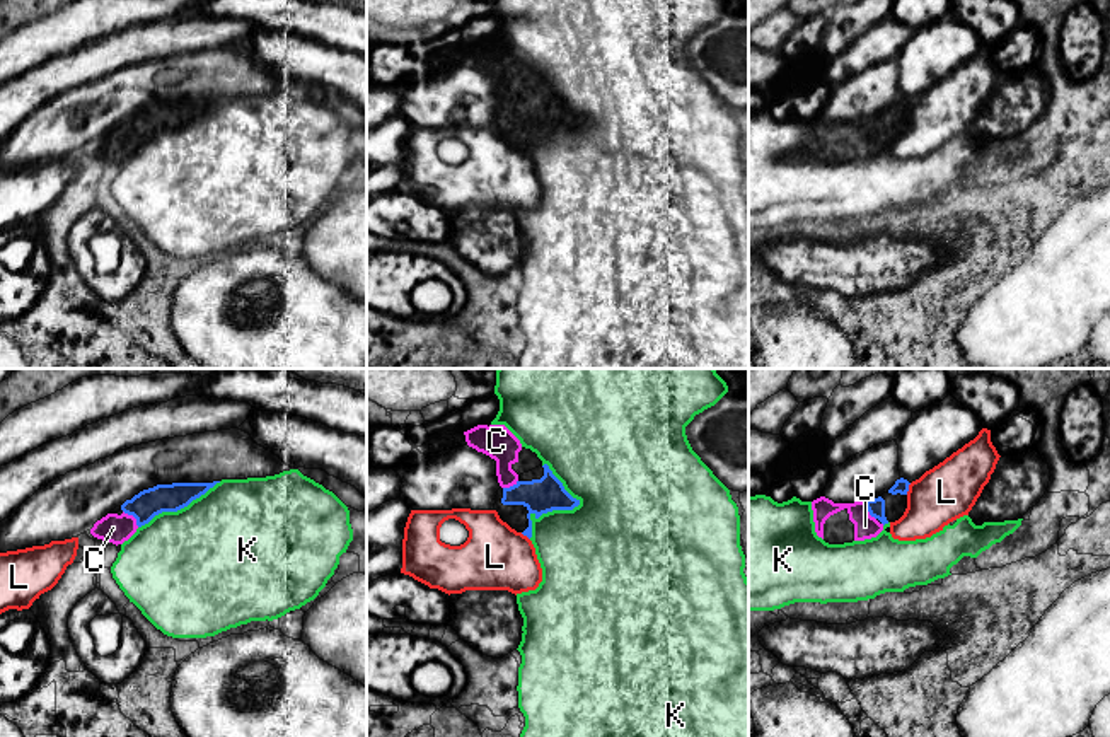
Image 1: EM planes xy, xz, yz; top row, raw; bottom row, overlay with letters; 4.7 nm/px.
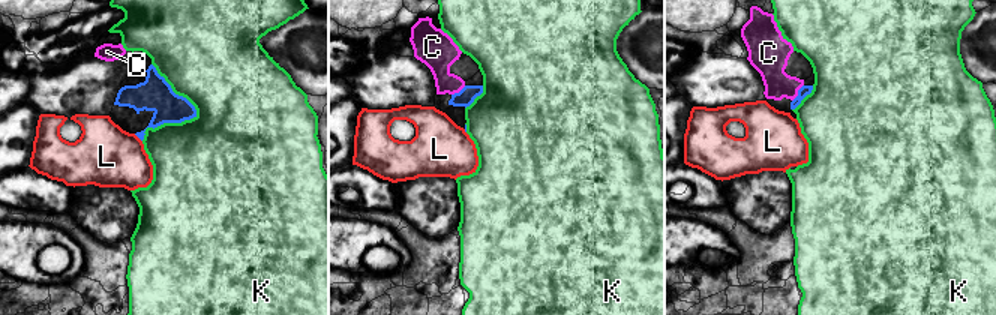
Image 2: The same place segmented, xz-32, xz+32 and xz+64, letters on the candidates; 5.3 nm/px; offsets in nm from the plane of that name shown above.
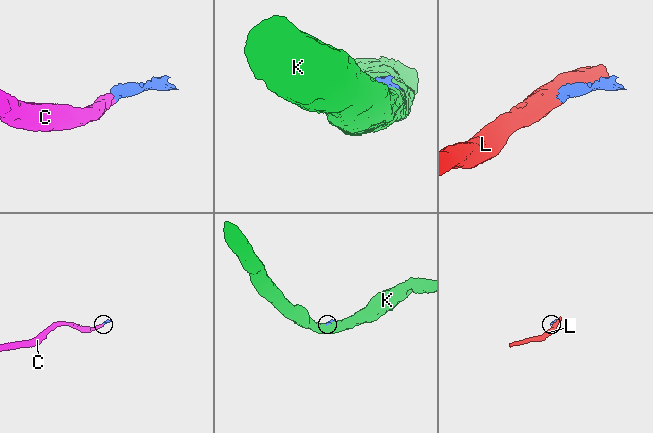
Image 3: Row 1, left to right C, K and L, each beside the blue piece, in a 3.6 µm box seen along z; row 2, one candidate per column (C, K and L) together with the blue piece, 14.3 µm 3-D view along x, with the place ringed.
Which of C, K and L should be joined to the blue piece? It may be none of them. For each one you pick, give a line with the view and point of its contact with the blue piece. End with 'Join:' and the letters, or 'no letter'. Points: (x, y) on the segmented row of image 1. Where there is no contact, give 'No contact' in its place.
C: Touches blue at xy (133, 516)
Join: C

